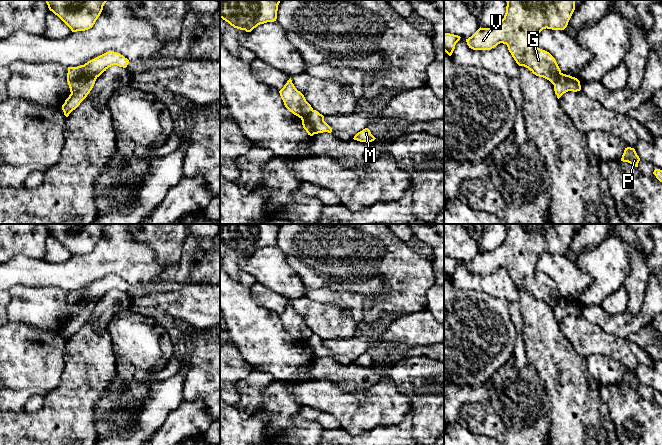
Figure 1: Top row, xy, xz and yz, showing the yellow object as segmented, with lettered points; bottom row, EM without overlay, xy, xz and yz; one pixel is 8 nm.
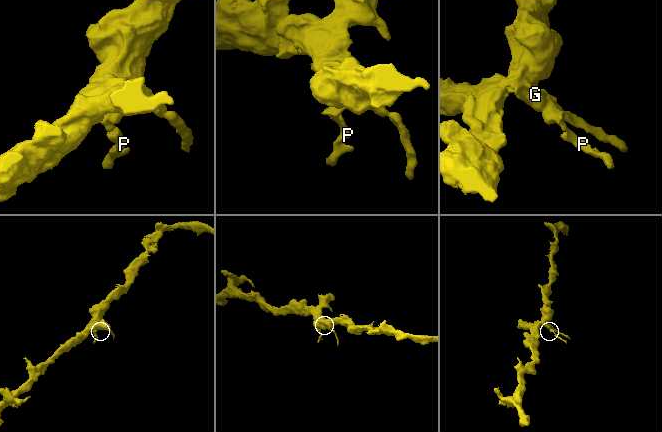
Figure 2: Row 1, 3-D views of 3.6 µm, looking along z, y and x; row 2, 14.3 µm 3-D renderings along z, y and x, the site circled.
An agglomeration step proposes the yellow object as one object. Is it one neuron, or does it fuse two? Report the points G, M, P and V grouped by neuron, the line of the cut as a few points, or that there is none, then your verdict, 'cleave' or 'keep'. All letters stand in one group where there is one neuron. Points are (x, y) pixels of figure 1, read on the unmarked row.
G V / M P | xy (102, 295), (96, 296), (77, 315), (71, 317) | cleave

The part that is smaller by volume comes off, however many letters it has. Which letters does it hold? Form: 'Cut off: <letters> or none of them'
Cut off: M, P

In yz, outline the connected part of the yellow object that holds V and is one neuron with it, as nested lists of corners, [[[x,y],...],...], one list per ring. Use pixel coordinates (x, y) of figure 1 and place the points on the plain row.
[[[506,224],[504,242],[490,252],[479,252],[466,263],[473,274],[491,274],[503,267],[519,290],[528,292],[533,298],[549,304],[553,309],[561,300],[555,282],[547,275],[537,271],[536,263],[543,253],[564,254],[575,234],[575,224]]]

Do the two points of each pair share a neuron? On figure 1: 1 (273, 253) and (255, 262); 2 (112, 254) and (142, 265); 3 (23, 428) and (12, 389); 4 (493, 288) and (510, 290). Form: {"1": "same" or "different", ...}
{"1": "same", "2": "same", "3": "different", "4": "same"}

